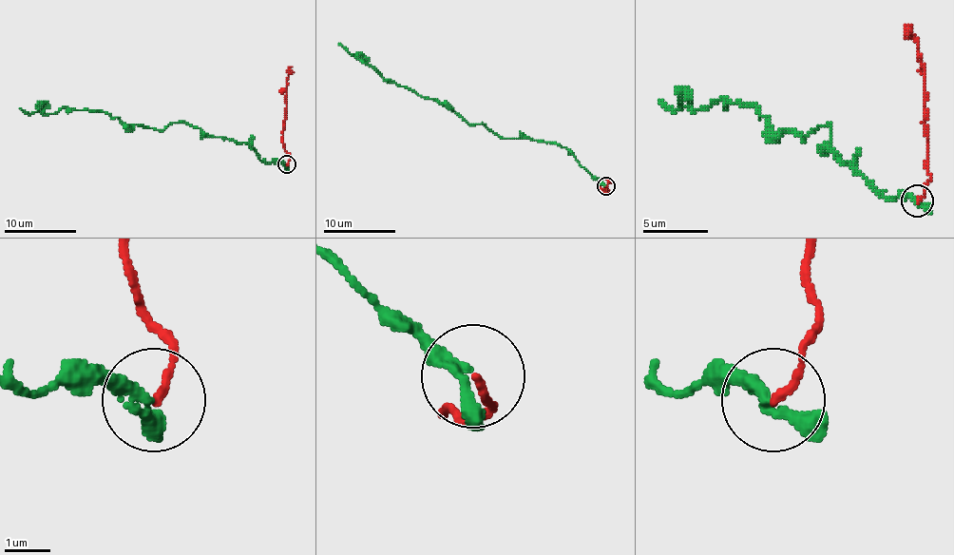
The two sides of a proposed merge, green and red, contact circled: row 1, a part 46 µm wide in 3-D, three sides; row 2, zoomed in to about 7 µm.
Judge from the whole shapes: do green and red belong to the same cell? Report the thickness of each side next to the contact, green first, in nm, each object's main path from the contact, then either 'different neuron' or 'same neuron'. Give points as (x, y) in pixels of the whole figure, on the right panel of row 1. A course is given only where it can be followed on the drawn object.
240/160 nm | green via (915, 200), (883, 197), (830, 148), (830, 125), (805, 139), (775, 132), (756, 106), (672, 109), (658, 100) | red via (918, 200), (925, 194), (931, 178), (925, 64), (905, 26) | different neuron

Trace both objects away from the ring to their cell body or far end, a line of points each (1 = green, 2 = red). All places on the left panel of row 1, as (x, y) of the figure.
1: (286, 163), (263, 162), (245, 143), (181, 123), (162, 129), (126, 126), (102, 111), (19, 108)
2: (286, 163), (290, 160), (283, 124), (288, 66)

